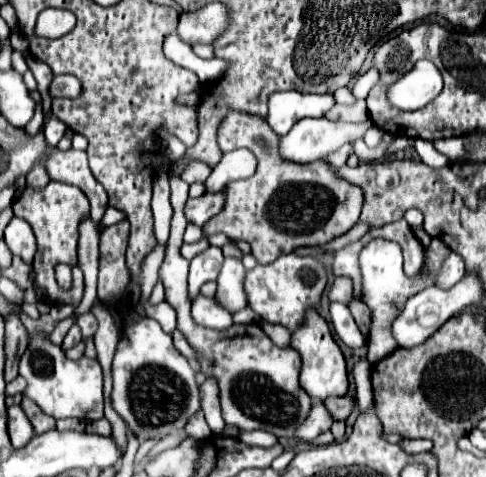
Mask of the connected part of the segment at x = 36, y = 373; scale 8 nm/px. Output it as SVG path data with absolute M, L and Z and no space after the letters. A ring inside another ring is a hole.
M33 338L29 348L25 350L25 354L21 356L19 362L19 374L27 380L27 390L23 390L23 396L31 398L45 414L53 416L53 418L79 418L79 420L99 420L104 417L104 395L103 384L104 377L101 372L101 366L97 360L83 356L81 360L73 362L69 360L63 350L59 346L53 346L49 340L41 340L41 338Z

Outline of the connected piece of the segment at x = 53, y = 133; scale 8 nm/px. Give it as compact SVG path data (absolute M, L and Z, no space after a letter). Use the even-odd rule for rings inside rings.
M51 118L51 120L45 124L47 144L49 144L49 146L57 146L57 142L65 136L65 130L67 130L67 126L65 126L59 118Z

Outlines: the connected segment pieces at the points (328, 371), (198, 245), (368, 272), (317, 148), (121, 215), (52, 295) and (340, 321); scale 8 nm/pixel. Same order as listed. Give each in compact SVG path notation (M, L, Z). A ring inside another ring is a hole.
M309 310L305 324L293 332L291 336L291 346L299 352L301 356L301 374L299 382L301 388L313 398L313 400L325 400L329 396L345 396L349 390L349 378L347 378L347 362L337 346L337 342L331 336L329 324L315 312Z
M201 238L201 240L195 242L195 244L183 244L181 254L183 254L187 260L191 260L191 258L195 258L195 254L199 254L201 250L205 250L207 246L209 246L209 240L207 240L207 238Z
M375 238L363 248L359 262L361 262L361 274L363 274L363 300L373 310L373 328L371 328L371 334L369 334L369 340L367 340L367 348L369 348L367 360L371 364L375 364L381 358L389 356L397 348L397 342L391 334L393 320L401 314L401 310L403 310L409 296L413 296L419 290L435 284L435 278L437 278L437 272L439 272L441 264L443 264L443 258L433 254L427 248L425 270L421 270L421 274L411 278L403 272L403 258L400 246L393 241Z
M303 118L301 122L297 122L297 126L293 126L293 130L289 130L289 134L279 138L281 158L289 162L297 162L297 164L309 164L313 160L327 160L327 156L339 150L343 144L363 138L363 134L371 126L373 126L371 120L365 120L361 124L347 124L347 122L331 122L327 118Z
M109 206L107 212L105 212L105 216L103 216L103 224L105 224L105 226L111 226L111 224L117 224L119 220L127 220L125 212L121 212L121 210Z
M49 182L43 190L23 190L23 194L13 202L13 212L17 218L23 218L31 224L35 238L37 238L37 254L33 260L33 276L35 284L43 290L43 298L47 304L61 302L77 306L83 298L83 274L77 268L77 238L79 238L79 224L81 218L89 216L89 200L85 194L69 184L63 182ZM55 264L71 264L73 266L73 288L61 290L55 282Z
M331 302L331 322L335 328L335 334L351 348L359 348L365 344L365 338L361 334L361 330L357 328L349 308L345 304L339 302Z

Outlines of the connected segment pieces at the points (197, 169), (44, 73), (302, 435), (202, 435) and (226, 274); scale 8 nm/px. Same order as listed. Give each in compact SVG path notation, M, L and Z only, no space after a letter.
M193 160L193 162L187 164L187 168L183 170L181 176L183 176L185 182L193 184L193 182L205 182L209 178L209 174L211 174L211 166L207 166L205 162Z
M25 54L25 58L27 58L29 70L33 72L33 76L35 76L35 80L37 80L37 90L39 90L41 98L45 98L45 96L51 98L51 94L49 94L49 84L51 84L51 80L53 80L51 68L49 68L45 62L41 62L41 60L37 60L37 58L29 56L29 54Z
M317 402L317 404L313 404L313 408L309 412L309 418L297 428L295 434L297 434L299 440L313 440L321 432L329 430L331 424L333 424L333 418L329 418L329 412L325 410L325 404Z
M201 410L189 420L189 424L185 426L185 432L187 432L187 436L193 436L193 438L199 438L199 440L207 438L207 422L205 422Z
M225 258L225 264L221 268L221 274L217 278L217 292L215 300L219 306L223 306L227 312L235 314L239 310L245 310L249 306L247 294L243 290L243 280L245 280L245 268L239 260Z

